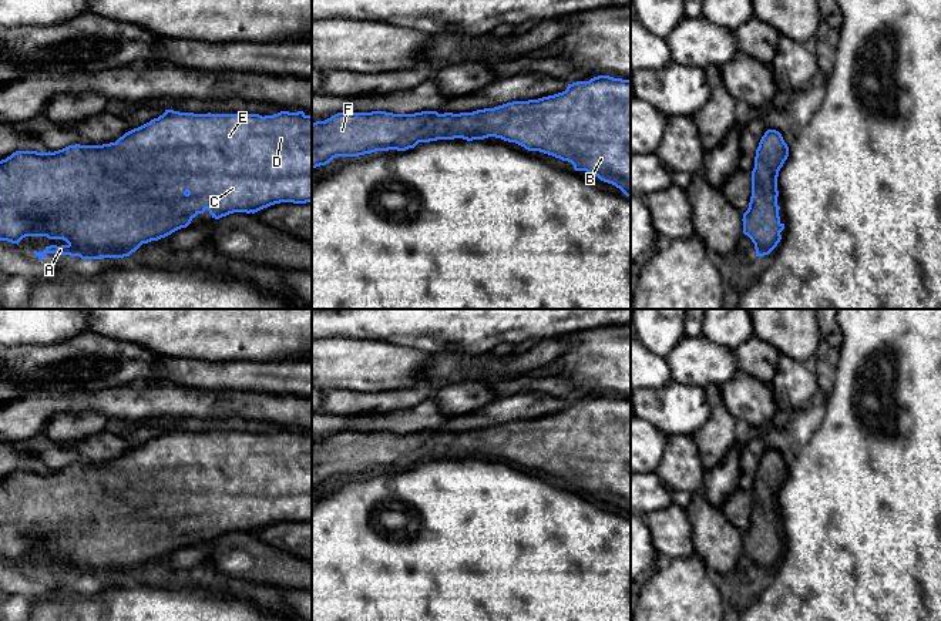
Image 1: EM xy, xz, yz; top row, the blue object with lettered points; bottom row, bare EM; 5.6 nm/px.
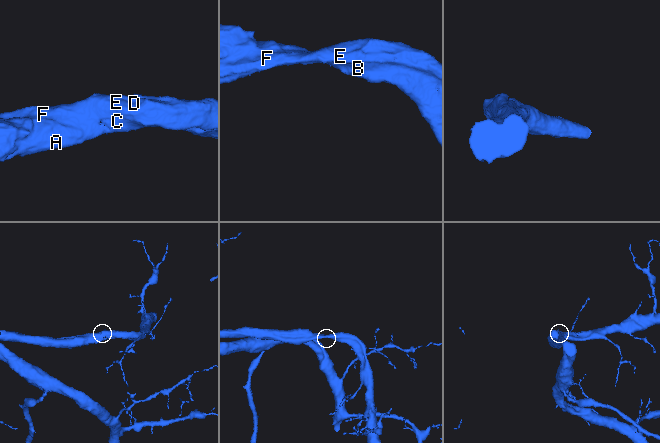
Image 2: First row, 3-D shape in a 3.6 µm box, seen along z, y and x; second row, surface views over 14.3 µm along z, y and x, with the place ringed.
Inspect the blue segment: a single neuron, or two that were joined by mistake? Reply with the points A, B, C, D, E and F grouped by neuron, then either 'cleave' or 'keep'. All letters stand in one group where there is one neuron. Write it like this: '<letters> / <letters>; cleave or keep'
A B C D E F; keep

